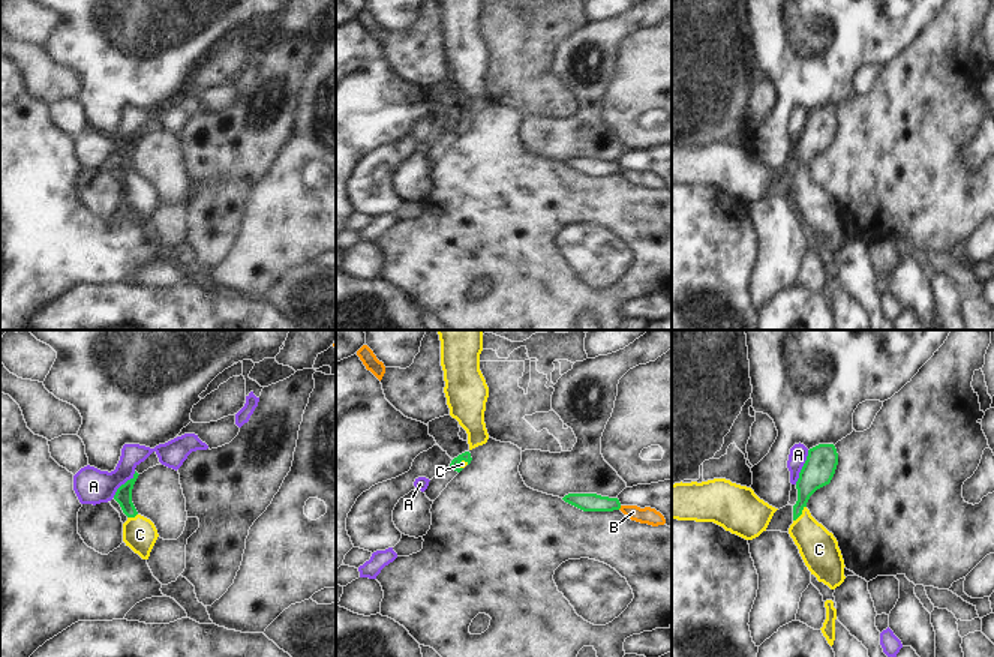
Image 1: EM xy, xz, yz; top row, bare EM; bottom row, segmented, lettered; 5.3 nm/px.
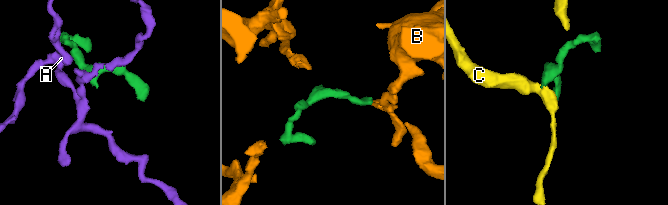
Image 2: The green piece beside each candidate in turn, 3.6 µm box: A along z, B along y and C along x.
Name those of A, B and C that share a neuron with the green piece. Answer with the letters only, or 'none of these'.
C.

